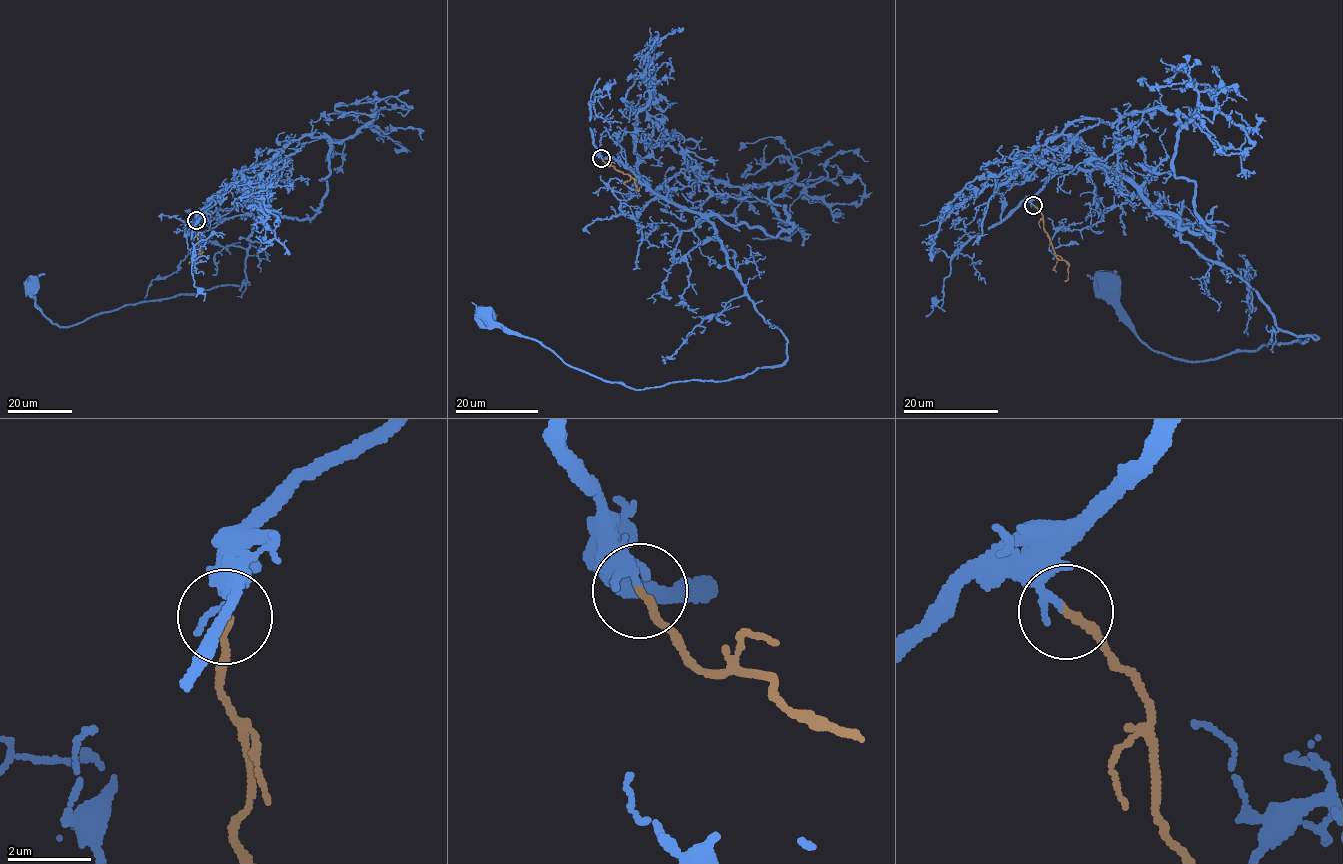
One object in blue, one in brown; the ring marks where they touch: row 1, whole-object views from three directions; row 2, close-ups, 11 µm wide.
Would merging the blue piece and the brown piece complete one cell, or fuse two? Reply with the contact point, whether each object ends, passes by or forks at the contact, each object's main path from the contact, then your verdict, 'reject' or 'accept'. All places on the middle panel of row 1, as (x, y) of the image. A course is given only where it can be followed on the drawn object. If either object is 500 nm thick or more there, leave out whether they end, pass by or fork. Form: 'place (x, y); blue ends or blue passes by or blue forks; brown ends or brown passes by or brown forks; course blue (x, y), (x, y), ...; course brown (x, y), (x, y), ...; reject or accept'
place (601, 158); blue passes by; brown ends; course blue (601, 157), (712, 225), (747, 296), (787, 341), (786, 359), (632, 389), (485, 315); course brown (601, 157), (607, 165), (615, 166), (634, 180), (637, 190), (639, 188); accept

